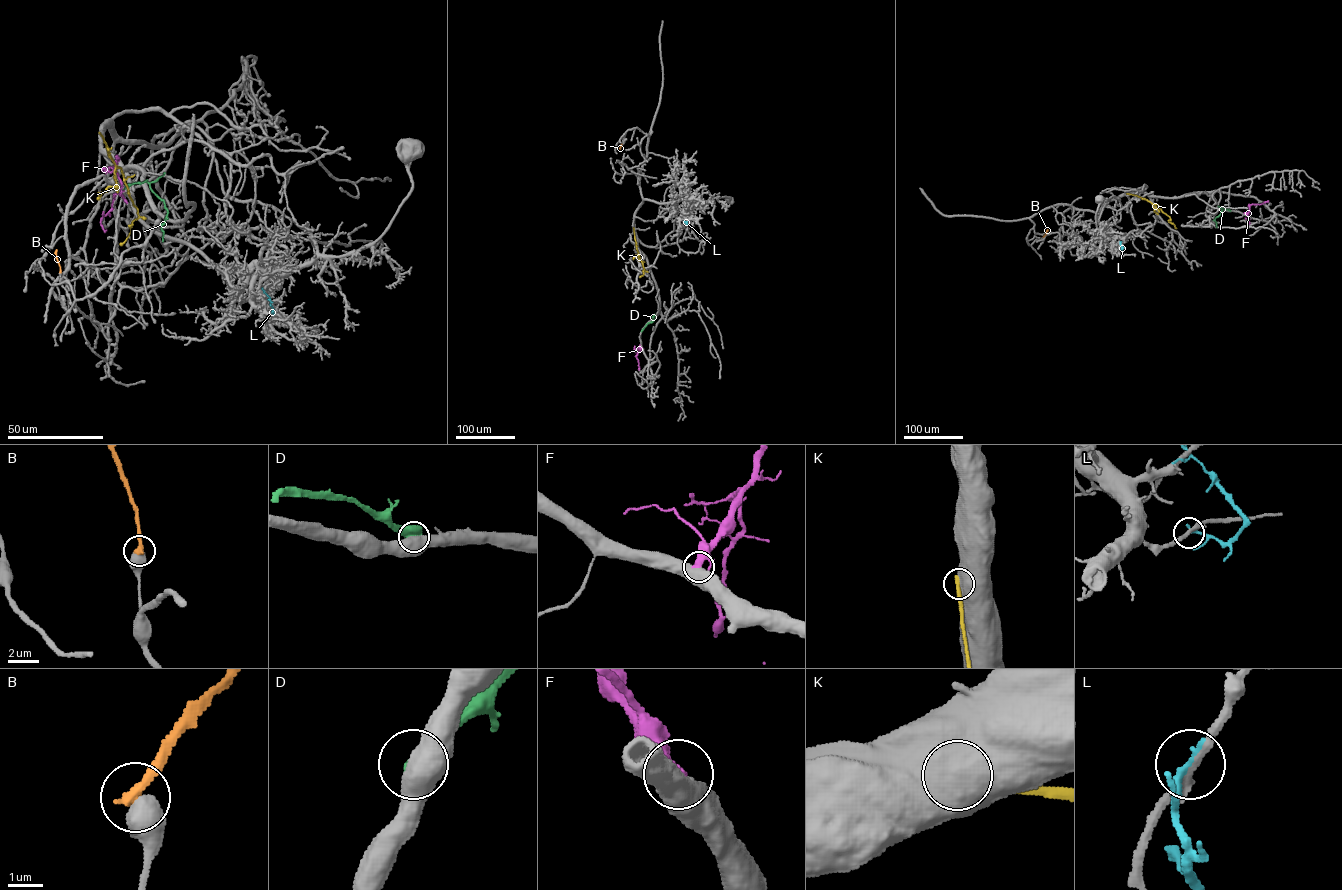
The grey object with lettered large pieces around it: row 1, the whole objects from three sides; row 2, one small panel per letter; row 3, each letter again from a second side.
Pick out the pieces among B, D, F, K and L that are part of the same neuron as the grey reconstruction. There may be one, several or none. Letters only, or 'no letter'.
no letter

